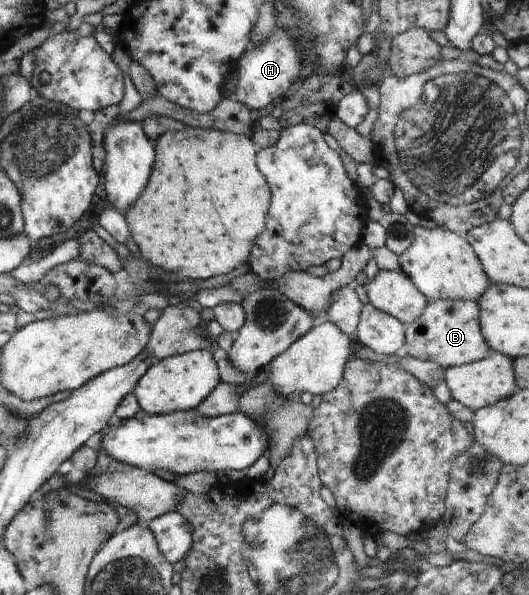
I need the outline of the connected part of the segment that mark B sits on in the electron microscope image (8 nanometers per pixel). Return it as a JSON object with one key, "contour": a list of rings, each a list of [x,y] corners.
{"contour":[[[435,300],[429,302],[422,314],[409,324],[406,329],[405,342],[409,345],[409,355],[421,361],[434,361],[445,369],[473,363],[486,358],[491,351],[486,339],[482,336],[479,323],[480,307],[478,302],[465,300]]]}

